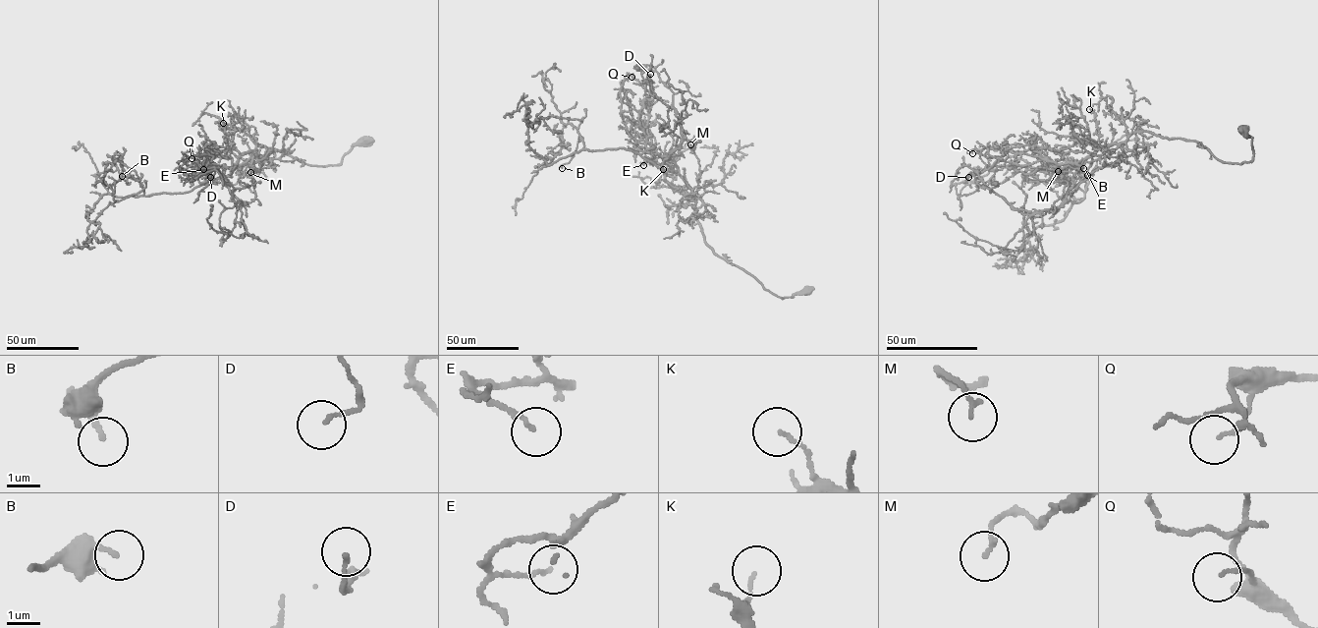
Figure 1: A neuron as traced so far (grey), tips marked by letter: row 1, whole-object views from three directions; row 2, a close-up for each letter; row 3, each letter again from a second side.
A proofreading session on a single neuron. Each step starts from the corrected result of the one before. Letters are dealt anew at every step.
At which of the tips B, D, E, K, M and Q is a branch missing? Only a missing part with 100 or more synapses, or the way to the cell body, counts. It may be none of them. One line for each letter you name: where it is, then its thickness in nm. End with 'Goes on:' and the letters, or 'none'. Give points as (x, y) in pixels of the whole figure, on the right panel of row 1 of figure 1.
Goes on: none

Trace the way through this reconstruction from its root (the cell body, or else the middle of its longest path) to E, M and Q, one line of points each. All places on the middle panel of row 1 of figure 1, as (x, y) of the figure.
E: (808, 290), (781, 298), (719, 256), (705, 241), (695, 218), (694, 194), (679, 168), (657, 154), (643, 165)
M: (808, 290), (777, 297), (719, 256), (706, 243), (695, 218), (694, 193), (700, 172), (690, 144)
Q: (808, 290), (777, 297), (706, 243), (694, 194), (651, 145), (650, 93), (631, 77)

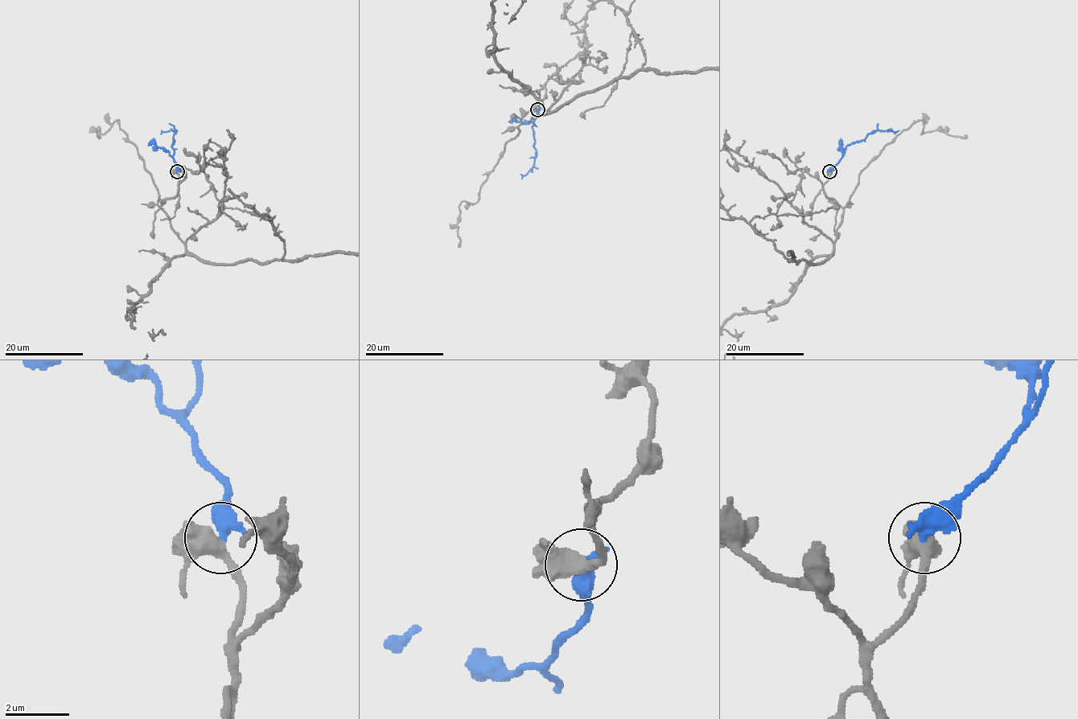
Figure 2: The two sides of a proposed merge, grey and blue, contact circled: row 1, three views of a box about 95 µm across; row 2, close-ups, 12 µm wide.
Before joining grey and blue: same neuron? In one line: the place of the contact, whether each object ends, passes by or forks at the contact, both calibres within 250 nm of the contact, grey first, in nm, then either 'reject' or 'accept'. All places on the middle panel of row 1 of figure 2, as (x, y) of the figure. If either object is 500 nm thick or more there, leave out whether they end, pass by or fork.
place (537, 109); calibres 500 and 550 nm; accept

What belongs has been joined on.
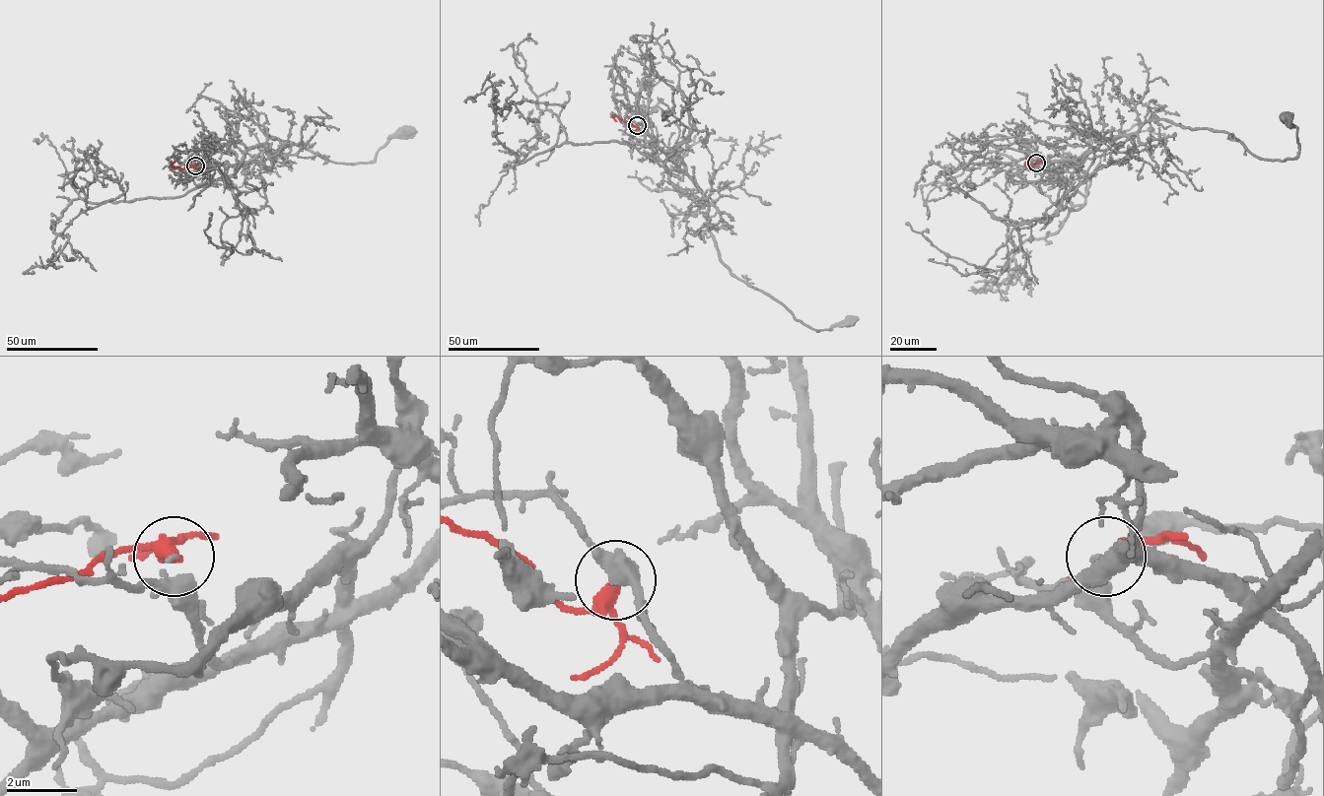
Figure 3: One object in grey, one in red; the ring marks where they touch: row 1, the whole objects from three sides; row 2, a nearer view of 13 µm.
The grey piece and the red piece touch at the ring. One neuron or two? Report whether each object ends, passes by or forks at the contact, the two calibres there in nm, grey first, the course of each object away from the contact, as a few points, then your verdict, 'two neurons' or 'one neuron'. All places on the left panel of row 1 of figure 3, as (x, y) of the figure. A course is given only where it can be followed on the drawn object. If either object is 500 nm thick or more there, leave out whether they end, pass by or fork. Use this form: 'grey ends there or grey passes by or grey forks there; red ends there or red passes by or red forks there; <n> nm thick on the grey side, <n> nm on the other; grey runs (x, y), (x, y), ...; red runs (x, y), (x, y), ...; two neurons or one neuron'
grey ends there; red passes by; 90 nm thick on the grey side, 300 nm on the other; grey runs (195, 165), (238, 166), (249, 148), (267, 141), (266, 131), (331, 162), (369, 163), (388, 138), (410, 130); red runs (195, 165), (181, 169), (172, 165), (174, 162); two neurons

